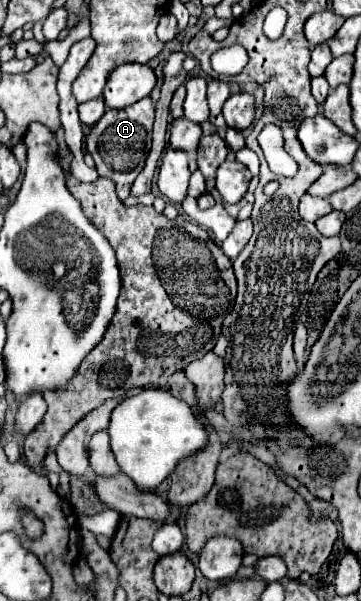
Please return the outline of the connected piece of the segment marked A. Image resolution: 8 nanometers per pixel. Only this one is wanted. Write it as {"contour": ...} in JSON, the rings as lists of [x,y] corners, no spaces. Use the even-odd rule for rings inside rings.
{"contour":[[[144,97],[130,107],[108,109],[86,135],[86,149],[96,161],[98,175],[114,179],[118,199],[122,201],[130,195],[130,187],[140,169],[144,167],[152,143],[152,123],[154,123],[154,103],[150,97]]]}

